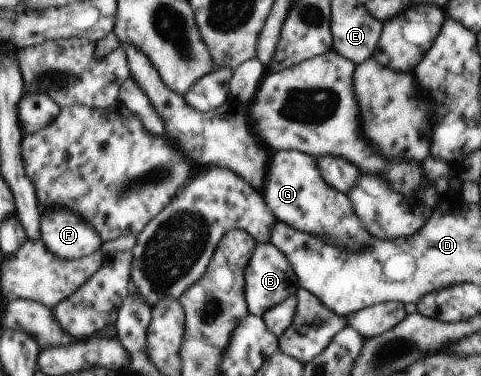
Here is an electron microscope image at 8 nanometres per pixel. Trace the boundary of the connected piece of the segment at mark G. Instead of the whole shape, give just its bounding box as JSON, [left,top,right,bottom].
[262,151,370,247]

